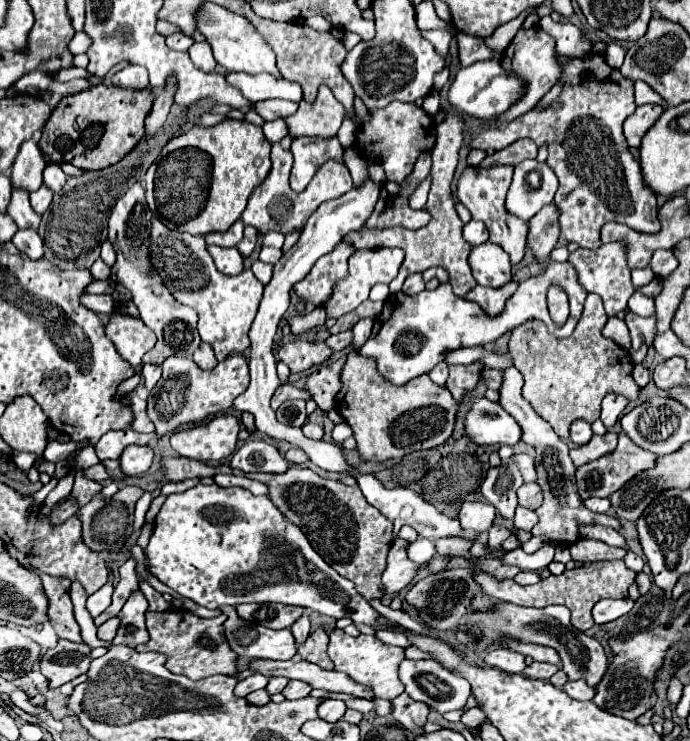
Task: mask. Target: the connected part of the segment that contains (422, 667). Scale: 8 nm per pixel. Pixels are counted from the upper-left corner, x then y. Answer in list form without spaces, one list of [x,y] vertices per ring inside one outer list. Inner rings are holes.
[[[405,659],[399,667],[399,679],[405,685],[405,693],[409,693],[415,701],[421,701],[421,703],[429,705],[437,713],[465,709],[467,699],[471,695],[471,685],[469,685],[467,679],[461,679],[457,673],[445,669],[441,663],[431,661],[431,659],[427,659],[427,661]]]

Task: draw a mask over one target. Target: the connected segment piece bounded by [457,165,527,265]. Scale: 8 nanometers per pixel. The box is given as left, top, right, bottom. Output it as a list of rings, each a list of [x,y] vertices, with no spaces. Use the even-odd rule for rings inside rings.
[[[499,165],[499,167],[491,167],[491,169],[481,169],[477,171],[475,167],[467,167],[457,183],[457,197],[459,201],[471,211],[473,219],[479,219],[487,225],[489,231],[489,239],[493,243],[497,243],[499,247],[503,247],[503,251],[509,253],[511,263],[519,263],[525,255],[525,245],[527,245],[527,221],[511,215],[505,209],[505,195],[511,183],[511,175],[513,175],[513,167],[511,165]]]

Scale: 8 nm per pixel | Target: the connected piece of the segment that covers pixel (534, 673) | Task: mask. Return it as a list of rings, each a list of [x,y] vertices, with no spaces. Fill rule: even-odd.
[[[531,663],[529,667],[525,667],[525,675],[531,679],[549,679],[553,673],[557,673],[559,667],[557,665],[549,665],[549,663]]]

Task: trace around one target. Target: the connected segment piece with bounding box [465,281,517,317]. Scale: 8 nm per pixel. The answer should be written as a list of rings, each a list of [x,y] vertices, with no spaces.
[[[511,281],[511,283],[507,283],[507,285],[499,287],[499,289],[477,285],[477,287],[473,287],[473,289],[465,295],[465,299],[477,303],[487,315],[493,315],[493,317],[495,317],[497,313],[503,313],[505,301],[507,301],[515,291],[517,291],[517,283],[515,283],[515,281]]]

